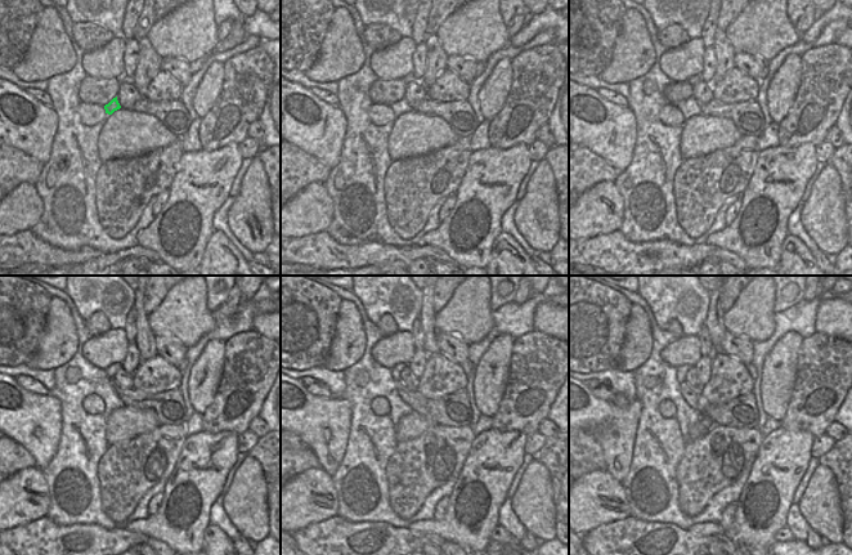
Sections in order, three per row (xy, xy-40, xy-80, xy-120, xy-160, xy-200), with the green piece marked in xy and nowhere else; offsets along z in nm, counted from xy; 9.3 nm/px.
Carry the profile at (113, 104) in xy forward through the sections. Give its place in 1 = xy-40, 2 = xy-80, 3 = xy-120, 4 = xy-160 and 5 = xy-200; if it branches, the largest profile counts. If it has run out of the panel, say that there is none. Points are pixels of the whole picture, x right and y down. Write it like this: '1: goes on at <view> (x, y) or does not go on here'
1: goes on at xy-40 (399, 107)
2: goes on at xy-80 (689, 107)
3: goes on at xy-120 (110, 397)
4: goes on at xy-160 (398, 408)
5: goes on at xy-200 (686, 416)

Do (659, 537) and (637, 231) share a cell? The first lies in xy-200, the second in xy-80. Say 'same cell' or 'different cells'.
different cells

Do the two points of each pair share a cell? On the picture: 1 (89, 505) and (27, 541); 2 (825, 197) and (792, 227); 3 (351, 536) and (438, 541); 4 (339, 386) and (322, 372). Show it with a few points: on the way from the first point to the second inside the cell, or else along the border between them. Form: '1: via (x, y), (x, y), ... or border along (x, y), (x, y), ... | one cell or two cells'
1: border along (46, 515), (62, 526), (89, 523) | two cells
2: border along (810, 191), (801, 213), (801, 223), (816, 245) | two cells
3: via (373, 536), (416, 538) | one cell
4: via (335, 383), (326, 376) | one cell

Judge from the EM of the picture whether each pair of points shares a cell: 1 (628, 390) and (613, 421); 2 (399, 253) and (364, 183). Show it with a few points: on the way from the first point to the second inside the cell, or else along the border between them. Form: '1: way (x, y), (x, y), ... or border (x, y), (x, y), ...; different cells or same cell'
1: border (635, 398), (629, 403); different cells
2: border (366, 242), (375, 241), (413, 246); different cells

